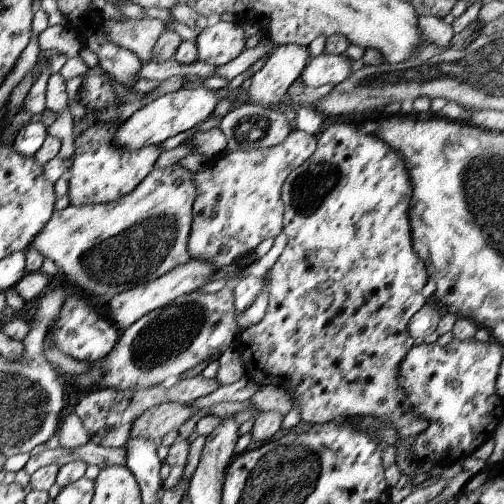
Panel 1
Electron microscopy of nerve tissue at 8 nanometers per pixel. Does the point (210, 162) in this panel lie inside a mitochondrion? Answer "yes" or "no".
no

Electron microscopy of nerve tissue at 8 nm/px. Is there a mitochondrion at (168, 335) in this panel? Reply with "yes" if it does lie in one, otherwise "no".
yes

